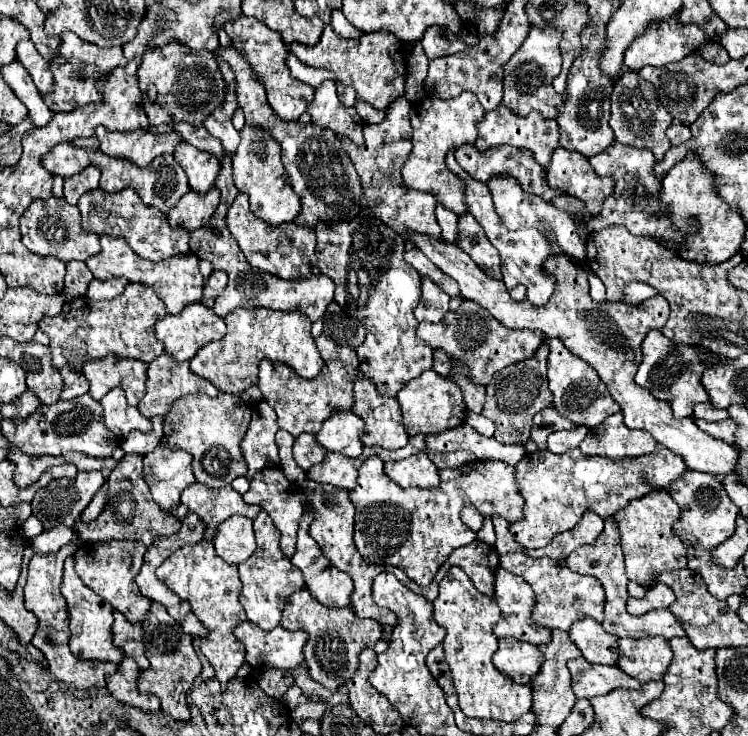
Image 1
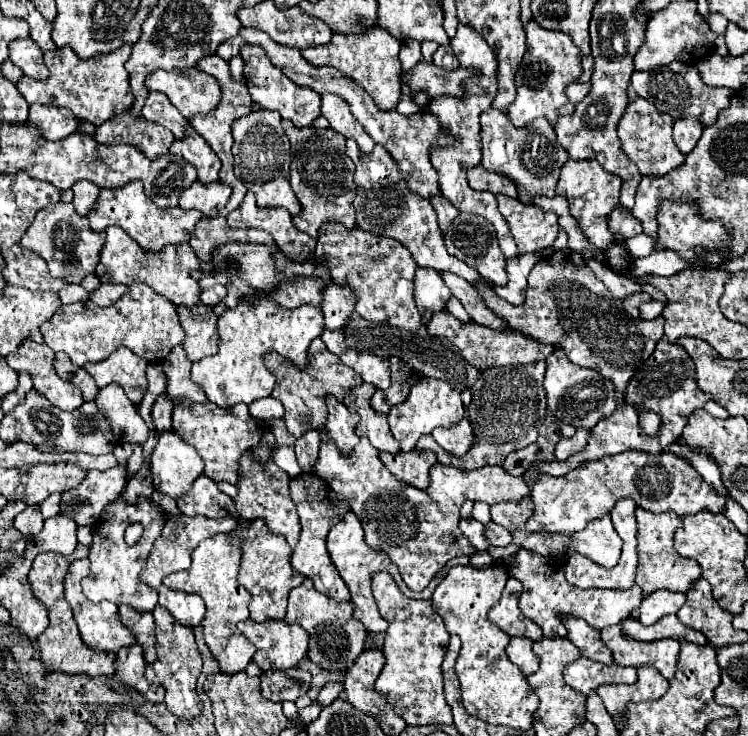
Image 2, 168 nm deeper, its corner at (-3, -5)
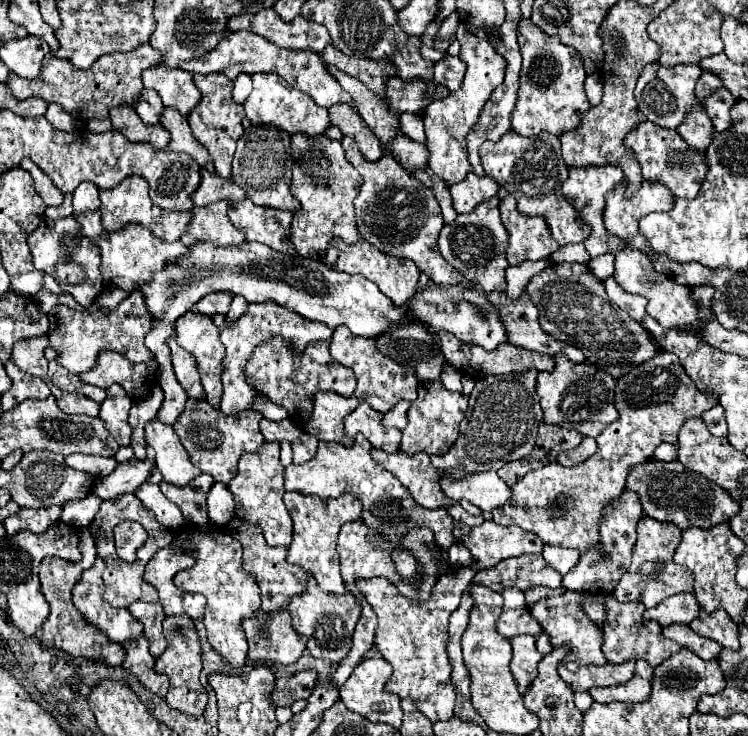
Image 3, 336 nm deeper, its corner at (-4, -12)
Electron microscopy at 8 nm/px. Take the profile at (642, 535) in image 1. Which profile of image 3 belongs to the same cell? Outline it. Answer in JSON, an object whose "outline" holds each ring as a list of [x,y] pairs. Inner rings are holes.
{"outline":[[[643,516],[637,524],[637,544],[633,552],[633,562],[623,574],[623,578],[619,580],[613,596],[619,602],[639,600],[645,604],[645,608],[653,608],[667,596],[681,594],[681,592],[693,594],[693,572],[673,562],[673,554],[679,542],[681,542],[681,530],[675,528],[675,524],[657,522],[651,520],[649,516]]]}

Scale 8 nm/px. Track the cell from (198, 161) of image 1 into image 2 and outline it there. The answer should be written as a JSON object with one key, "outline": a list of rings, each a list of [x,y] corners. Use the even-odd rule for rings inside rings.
{"outline":[[[186,127],[184,137],[176,139],[170,145],[170,153],[182,155],[186,161],[190,161],[198,169],[198,181],[202,183],[212,183],[218,181],[218,171],[220,171],[220,161],[214,157],[212,149],[194,133],[194,129]]]}

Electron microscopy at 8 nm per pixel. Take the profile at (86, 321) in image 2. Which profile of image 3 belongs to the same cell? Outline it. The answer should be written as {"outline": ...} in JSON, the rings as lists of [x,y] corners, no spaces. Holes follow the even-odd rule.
{"outline":[[[133,290],[115,310],[111,310],[105,318],[87,314],[87,312],[75,312],[65,318],[57,318],[57,326],[49,332],[49,346],[59,354],[57,362],[67,368],[71,374],[81,374],[97,366],[97,358],[105,350],[115,350],[123,354],[131,362],[151,362],[155,360],[155,354],[145,346],[145,336],[153,330],[157,324],[157,318],[151,316],[147,310],[145,298],[139,290]]]}

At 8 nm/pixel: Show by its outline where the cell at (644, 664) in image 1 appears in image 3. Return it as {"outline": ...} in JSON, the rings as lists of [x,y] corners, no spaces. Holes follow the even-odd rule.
{"outline":[[[607,596],[611,600],[611,608],[607,608],[607,620],[603,626],[603,654],[609,664],[623,664],[627,660],[647,660],[653,668],[657,668],[663,660],[677,654],[681,650],[679,644],[673,640],[667,640],[661,636],[661,626],[643,620],[645,606],[641,602],[617,602],[613,596]]]}

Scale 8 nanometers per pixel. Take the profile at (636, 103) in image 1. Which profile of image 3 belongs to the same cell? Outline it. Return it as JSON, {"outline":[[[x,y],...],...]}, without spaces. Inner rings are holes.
{"outline":[[[649,120],[637,124],[623,140],[625,148],[629,148],[635,156],[635,160],[639,162],[641,170],[643,170],[643,178],[647,182],[661,182],[665,184],[675,196],[681,198],[695,198],[703,176],[707,172],[707,164],[705,164],[705,156],[697,154],[697,152],[689,152],[689,146],[685,144],[685,140],[677,134],[677,130],[667,130],[661,128]]]}

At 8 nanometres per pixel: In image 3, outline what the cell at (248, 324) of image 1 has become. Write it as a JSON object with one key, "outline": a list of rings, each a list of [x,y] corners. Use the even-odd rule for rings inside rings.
{"outline":[[[271,302],[249,303],[241,318],[237,318],[231,326],[225,326],[221,330],[221,342],[225,346],[225,358],[223,358],[223,372],[221,372],[223,394],[219,398],[217,410],[223,412],[223,414],[237,414],[237,412],[253,408],[257,396],[269,400],[253,384],[249,384],[247,376],[245,376],[245,364],[249,362],[257,344],[267,342],[275,336],[283,336],[287,342],[291,342],[291,348],[293,348],[295,354],[303,354],[303,350],[307,348],[307,344],[311,340],[327,340],[327,338],[331,338],[331,334],[333,334],[333,330],[327,328],[323,322],[307,320],[307,318],[299,316],[297,312],[293,312],[293,310],[289,310],[281,304],[271,304]]]}

